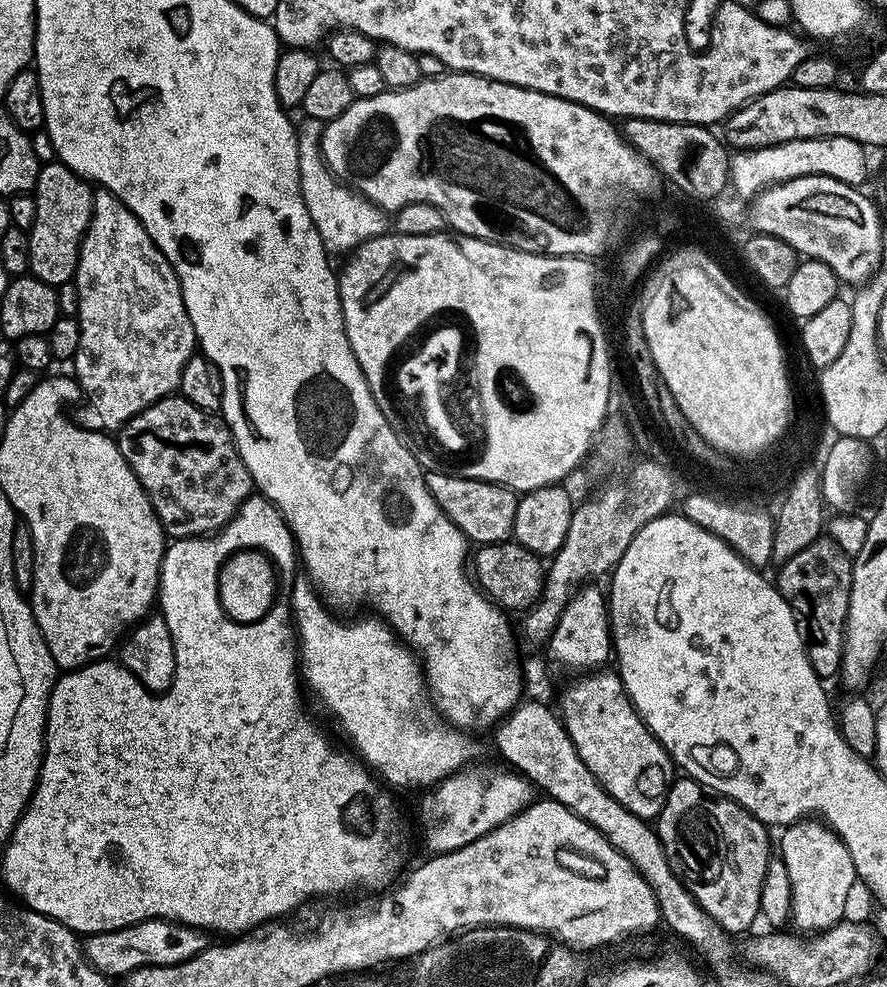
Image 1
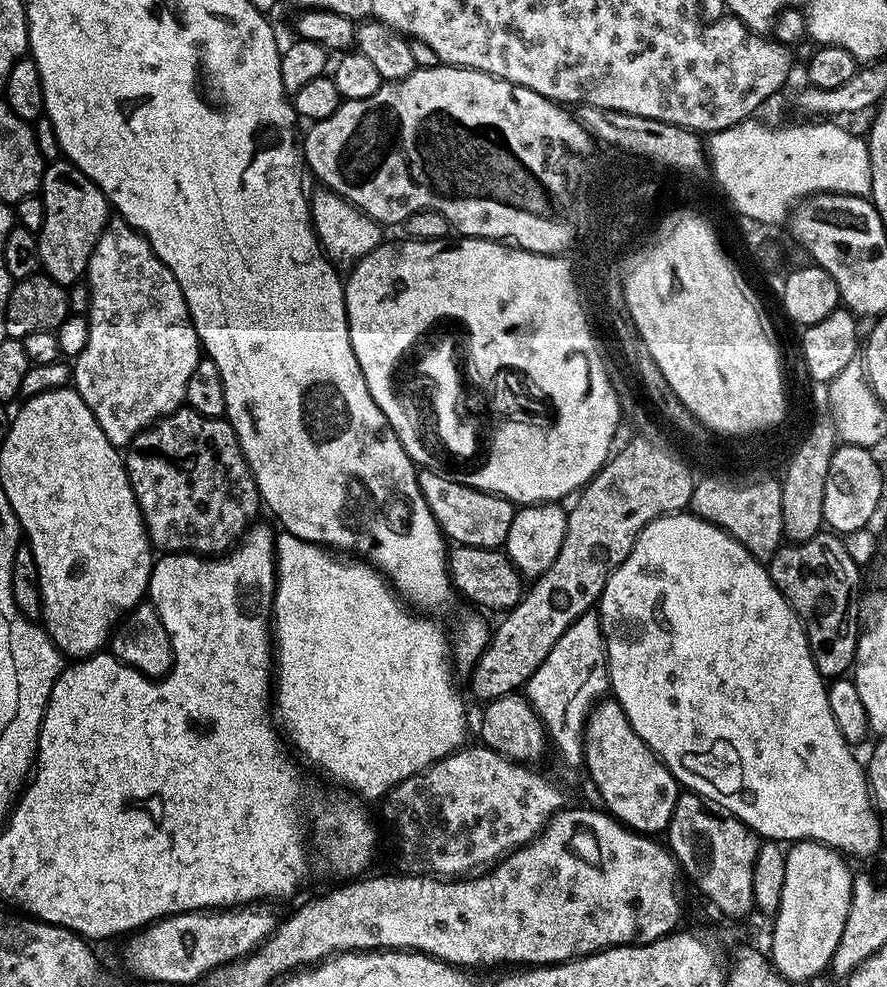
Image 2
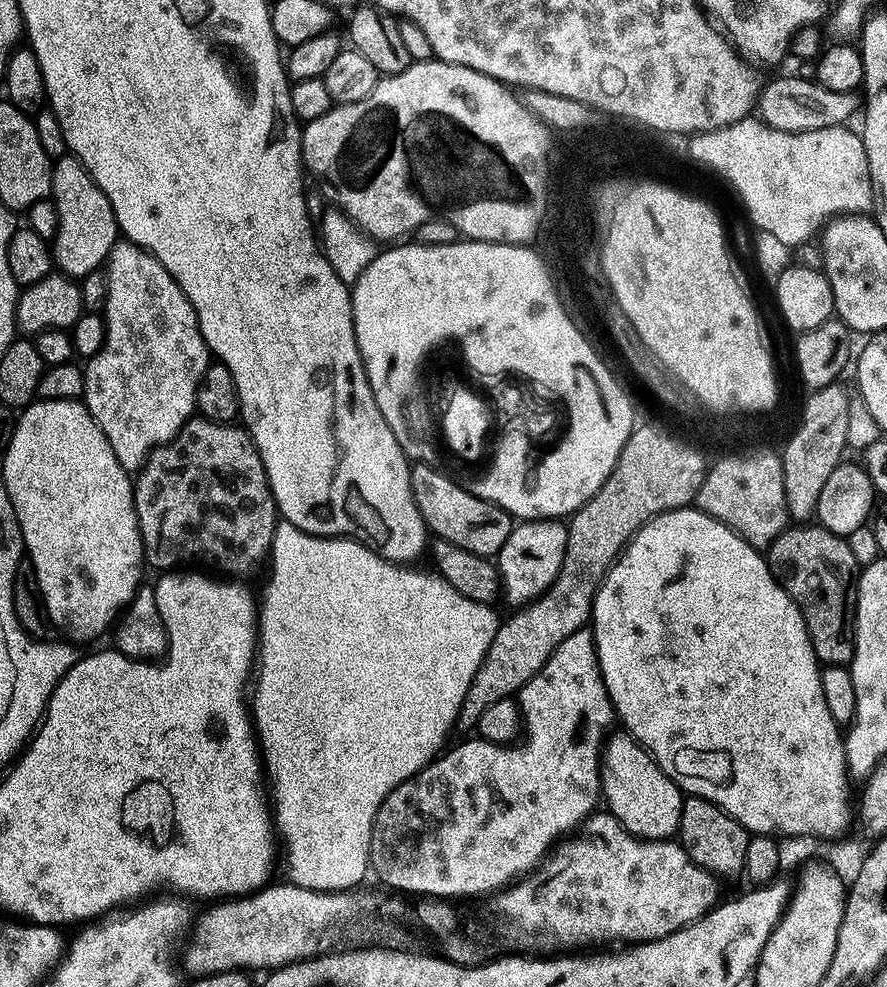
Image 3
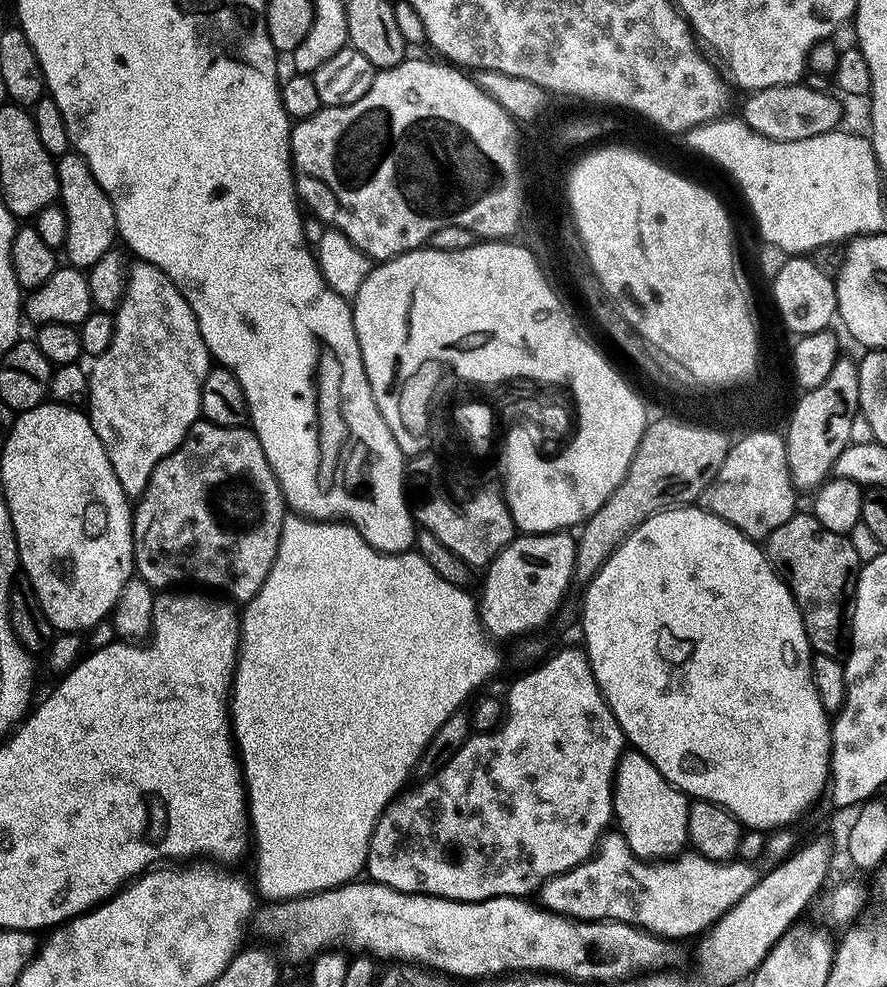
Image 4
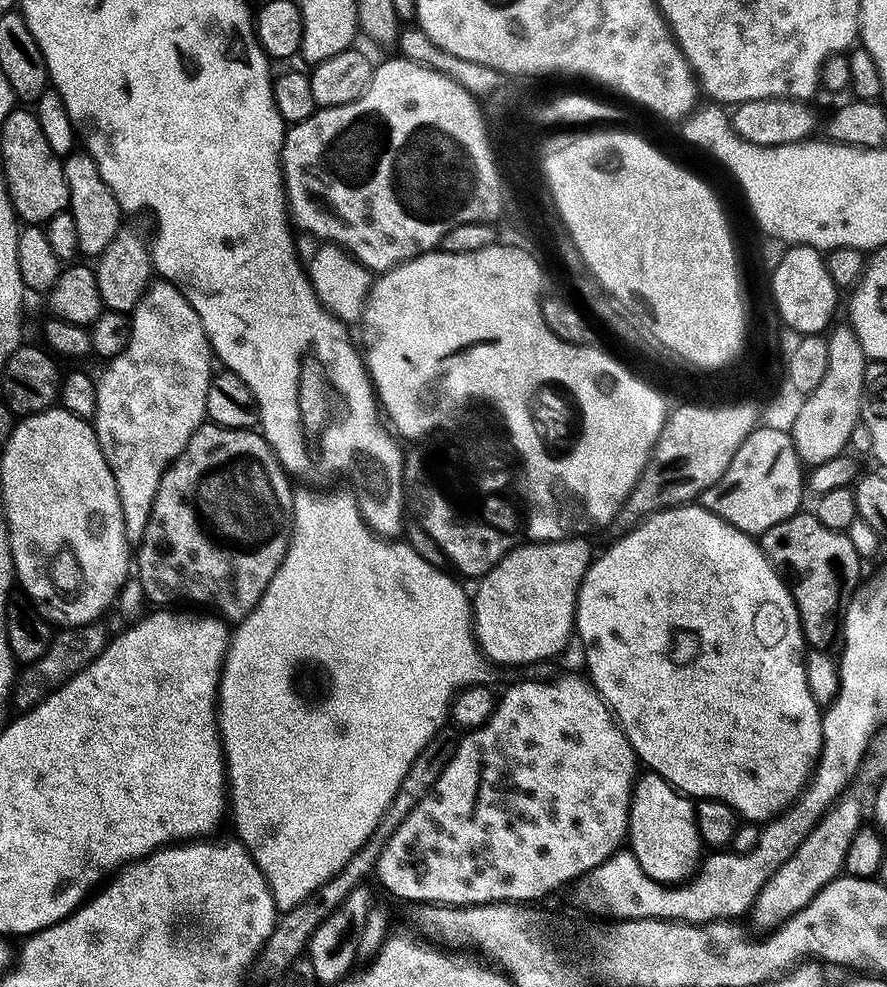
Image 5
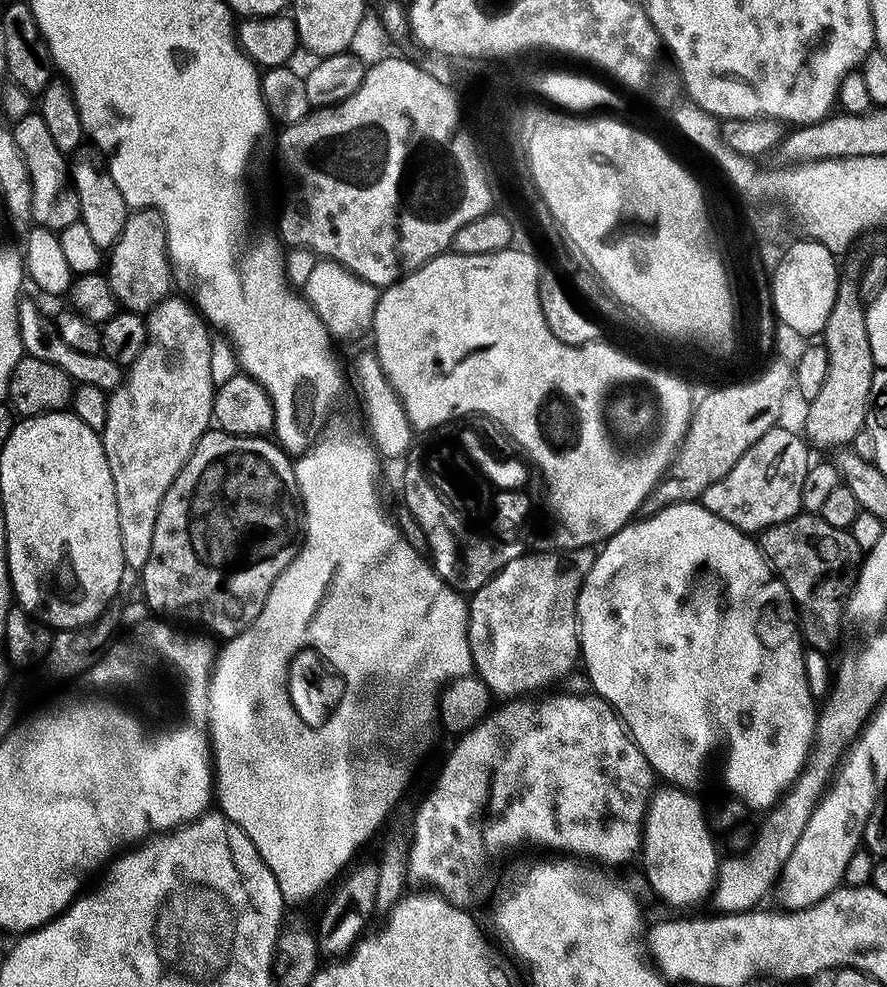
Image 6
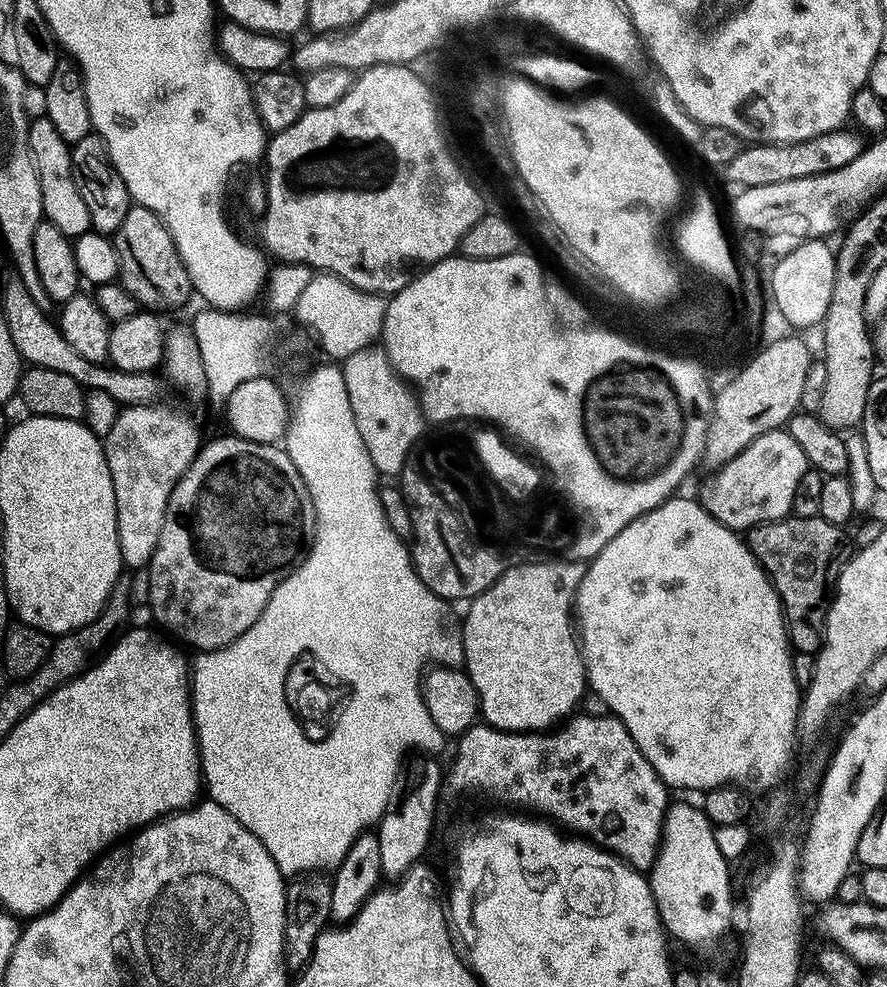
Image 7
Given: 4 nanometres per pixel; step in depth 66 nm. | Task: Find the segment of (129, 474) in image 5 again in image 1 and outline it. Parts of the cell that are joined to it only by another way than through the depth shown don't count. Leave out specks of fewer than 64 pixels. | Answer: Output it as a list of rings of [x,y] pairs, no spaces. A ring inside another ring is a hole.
[[[100,190],[92,197],[92,221],[80,242],[75,284],[74,316],[80,326],[80,341],[74,357],[74,379],[100,415],[103,427],[119,430],[143,408],[149,408],[179,389],[186,362],[198,348],[196,331],[186,310],[176,269],[158,250],[150,234],[146,234],[139,218],[112,192]]]

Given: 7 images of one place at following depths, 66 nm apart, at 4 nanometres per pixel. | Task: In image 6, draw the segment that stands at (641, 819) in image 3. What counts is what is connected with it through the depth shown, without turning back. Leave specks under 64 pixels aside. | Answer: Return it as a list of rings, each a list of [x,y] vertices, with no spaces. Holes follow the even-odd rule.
[[[660,786],[653,791],[648,800],[648,809],[644,815],[644,843],[642,861],[644,876],[652,887],[652,892],[664,904],[672,908],[692,908],[695,904],[707,901],[716,886],[716,870],[721,857],[716,856],[716,844],[712,841],[713,829],[708,823],[705,805],[695,800],[691,791],[675,786]]]

